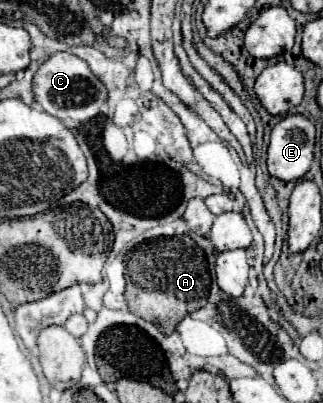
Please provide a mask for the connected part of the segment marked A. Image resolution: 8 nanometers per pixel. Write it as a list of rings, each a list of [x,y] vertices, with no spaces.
[[[190,236],[156,238],[138,244],[126,260],[126,302],[130,312],[160,324],[162,334],[172,334],[176,324],[190,312],[202,308],[210,292],[208,262],[202,248]]]

